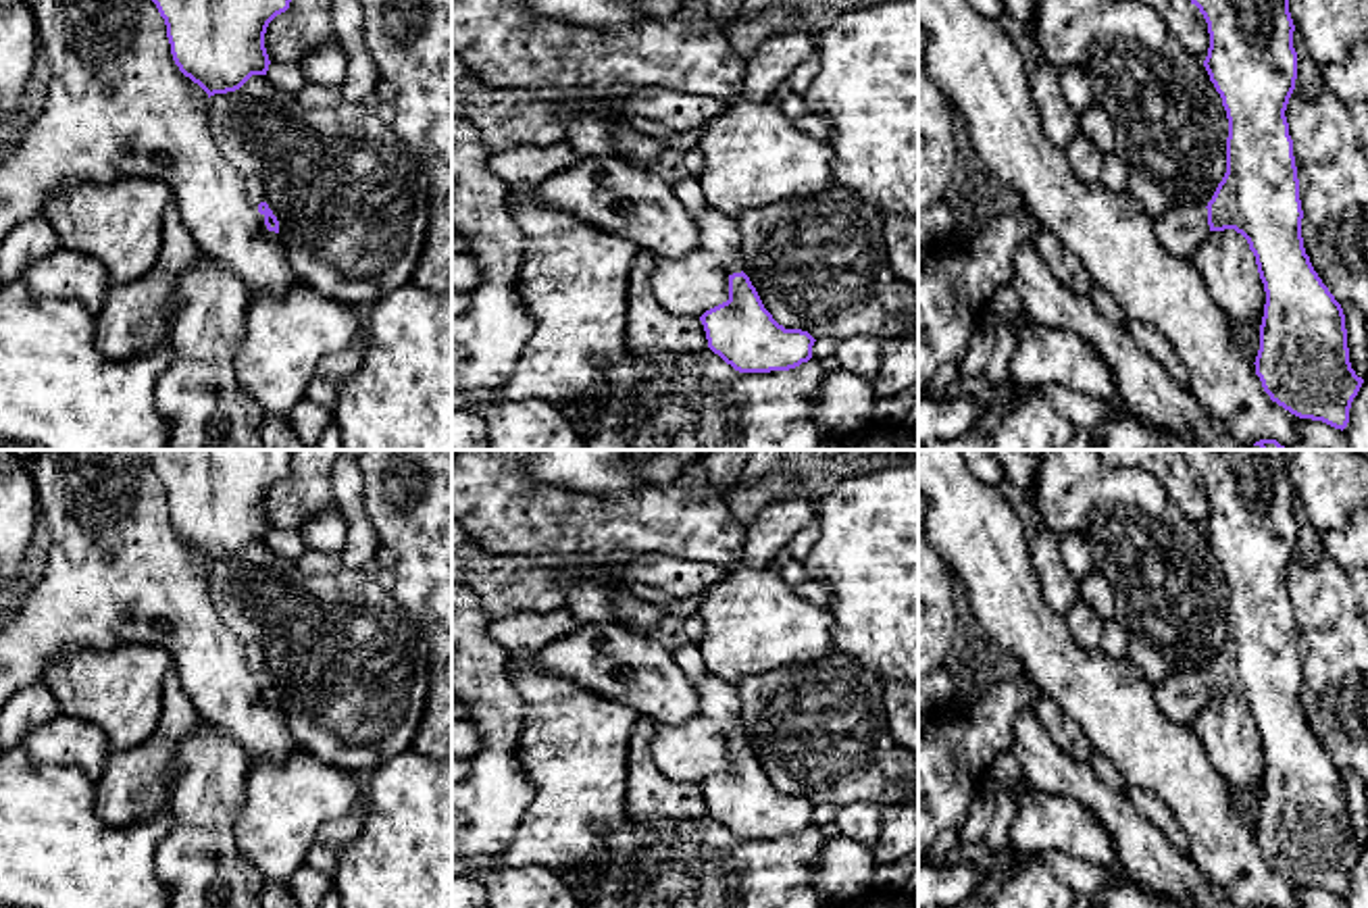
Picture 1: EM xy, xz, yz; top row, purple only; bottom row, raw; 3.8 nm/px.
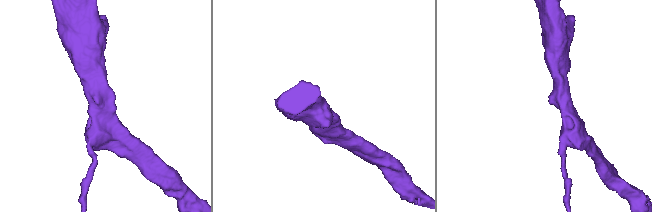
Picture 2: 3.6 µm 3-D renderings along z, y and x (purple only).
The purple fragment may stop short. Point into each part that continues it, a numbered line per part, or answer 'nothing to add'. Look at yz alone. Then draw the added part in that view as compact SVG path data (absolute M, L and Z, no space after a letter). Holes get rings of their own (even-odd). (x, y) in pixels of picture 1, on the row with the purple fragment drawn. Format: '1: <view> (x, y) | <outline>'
1: yz (1179, 232) | M1206 206L1168 208L1151 225L1160 246L1181 258L1191 258L1210 233Z

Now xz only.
1: xz (719, 234) | M708 208L695 217L695 225L700 229L700 248L712 252L729 275L741 273L741 233L735 219Z

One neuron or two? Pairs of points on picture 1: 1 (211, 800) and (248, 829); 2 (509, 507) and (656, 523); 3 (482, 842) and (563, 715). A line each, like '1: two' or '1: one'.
1: two
2: one
3: two

